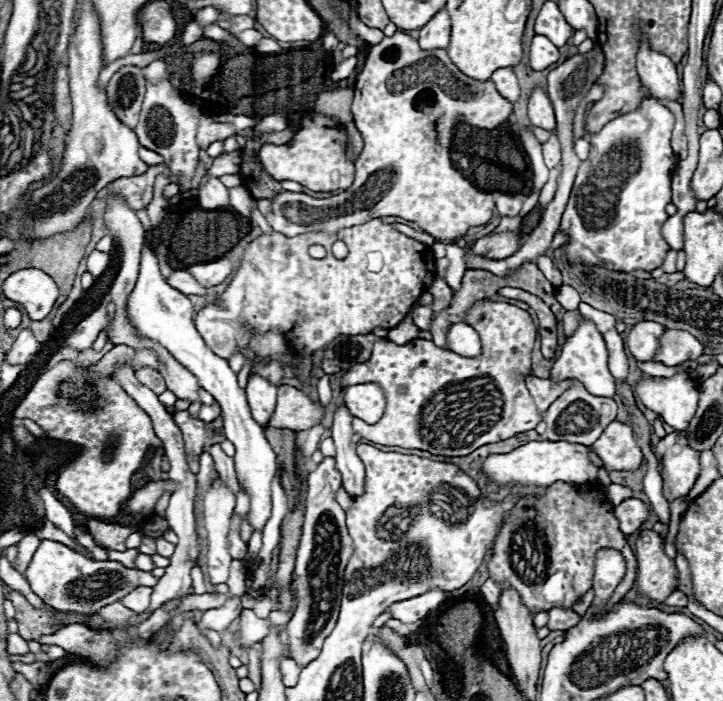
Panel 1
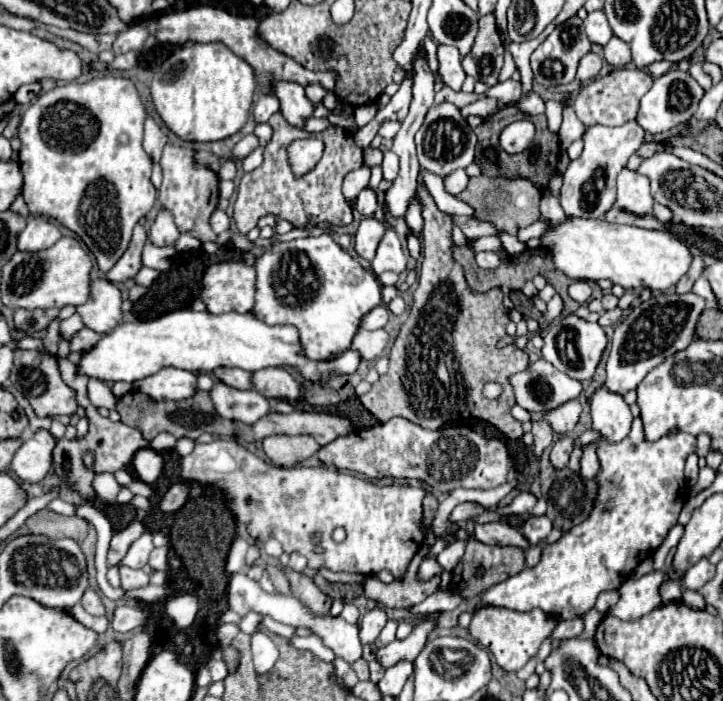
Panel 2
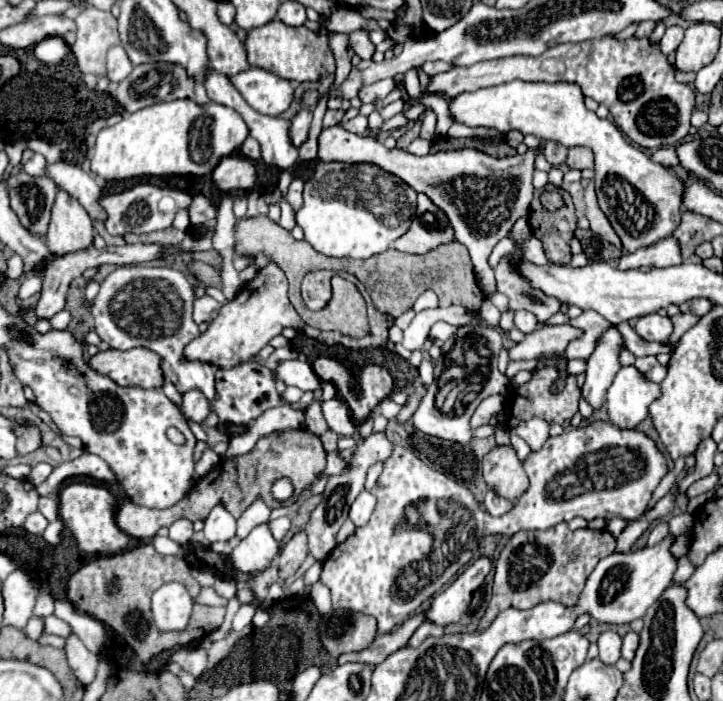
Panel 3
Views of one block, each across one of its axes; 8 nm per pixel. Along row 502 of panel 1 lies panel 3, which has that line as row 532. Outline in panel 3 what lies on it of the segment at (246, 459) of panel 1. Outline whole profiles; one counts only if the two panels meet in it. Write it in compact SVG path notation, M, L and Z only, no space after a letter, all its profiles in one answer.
M268 524L256 526L232 552L232 564L246 574L256 574L266 570L278 556L280 548L274 540Z

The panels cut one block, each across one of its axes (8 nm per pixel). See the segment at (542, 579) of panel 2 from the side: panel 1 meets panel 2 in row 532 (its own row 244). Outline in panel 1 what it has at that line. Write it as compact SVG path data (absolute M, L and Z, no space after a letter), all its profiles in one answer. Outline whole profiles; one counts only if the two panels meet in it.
M656 98L642 100L640 108L630 114L622 114L610 120L600 132L588 136L590 156L580 164L580 170L574 180L574 188L564 210L560 230L568 234L568 242L564 244L568 260L572 264L588 264L602 266L608 270L656 270L670 246L664 242L660 230L668 220L666 204L670 202L670 178L678 164L672 148L670 134L674 126L674 114Z

